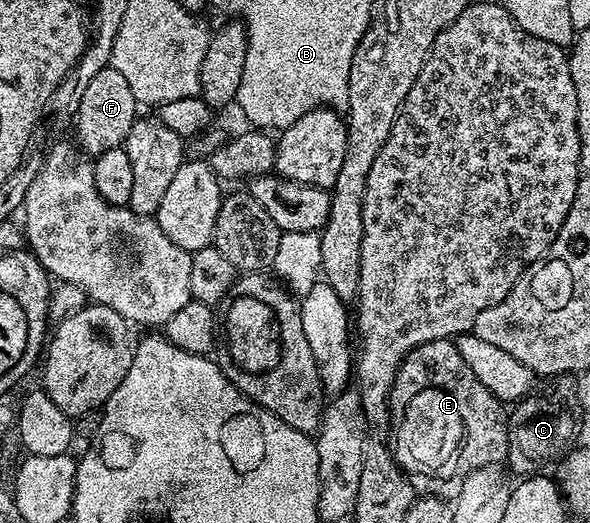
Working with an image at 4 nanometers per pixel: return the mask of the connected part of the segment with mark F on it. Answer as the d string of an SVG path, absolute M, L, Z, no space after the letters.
M111 67L98 71L98 75L90 79L90 84L82 94L82 103L78 103L78 111L74 118L75 144L85 154L92 153L88 155L99 155L111 149L121 148L126 135L130 135L130 127L134 127L138 119L136 109L138 110L138 103L134 99L134 91L130 91L122 74Z

